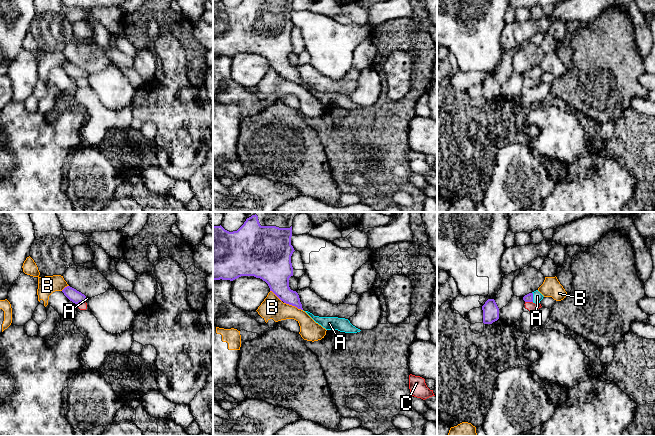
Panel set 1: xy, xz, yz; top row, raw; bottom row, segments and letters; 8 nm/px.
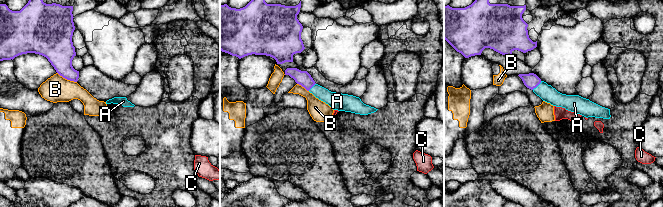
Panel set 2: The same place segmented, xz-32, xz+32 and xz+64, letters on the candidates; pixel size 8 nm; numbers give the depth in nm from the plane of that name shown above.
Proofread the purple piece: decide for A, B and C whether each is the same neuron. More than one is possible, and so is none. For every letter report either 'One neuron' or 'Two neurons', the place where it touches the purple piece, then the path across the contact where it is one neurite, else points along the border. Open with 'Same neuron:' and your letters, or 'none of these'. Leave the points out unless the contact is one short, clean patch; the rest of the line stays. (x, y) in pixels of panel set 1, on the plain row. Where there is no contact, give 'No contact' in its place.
Same neuron: A
A: One neuron. Touches purple at yz (532, 73). Path across: yz (529, 73), (532, 73), (537, 72)
B: Two neurons. Touches purple at xz (293, 81). Boundary: xz (284, 78), (302, 86)
C: Two neurons. Touches purple at xy (81, 77). Boundary: xy (85, 77), (81, 77), (78, 80)

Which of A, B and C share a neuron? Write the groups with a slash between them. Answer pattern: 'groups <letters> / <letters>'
groups A / B / C

